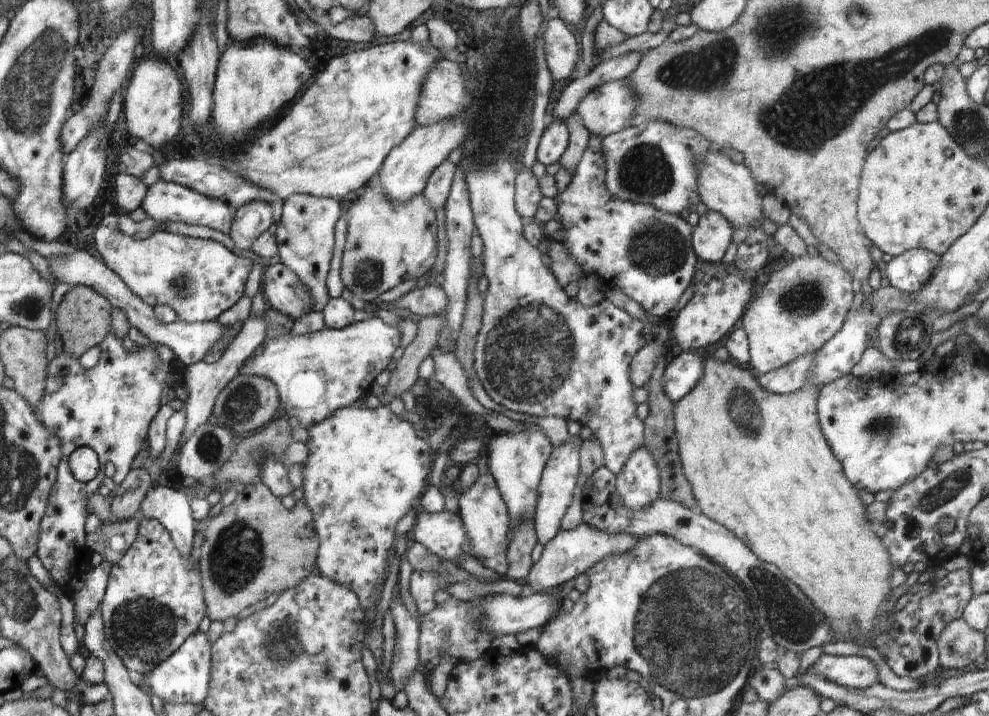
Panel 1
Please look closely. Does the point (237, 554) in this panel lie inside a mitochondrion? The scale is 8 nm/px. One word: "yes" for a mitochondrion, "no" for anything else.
yes

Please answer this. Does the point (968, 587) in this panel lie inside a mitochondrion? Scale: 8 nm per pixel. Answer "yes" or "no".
no

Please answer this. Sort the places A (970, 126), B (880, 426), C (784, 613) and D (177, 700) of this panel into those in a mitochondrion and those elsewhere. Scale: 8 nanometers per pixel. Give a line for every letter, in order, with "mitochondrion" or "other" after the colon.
A: mitochondrion
B: mitochondrion
C: mitochondrion
D: other

